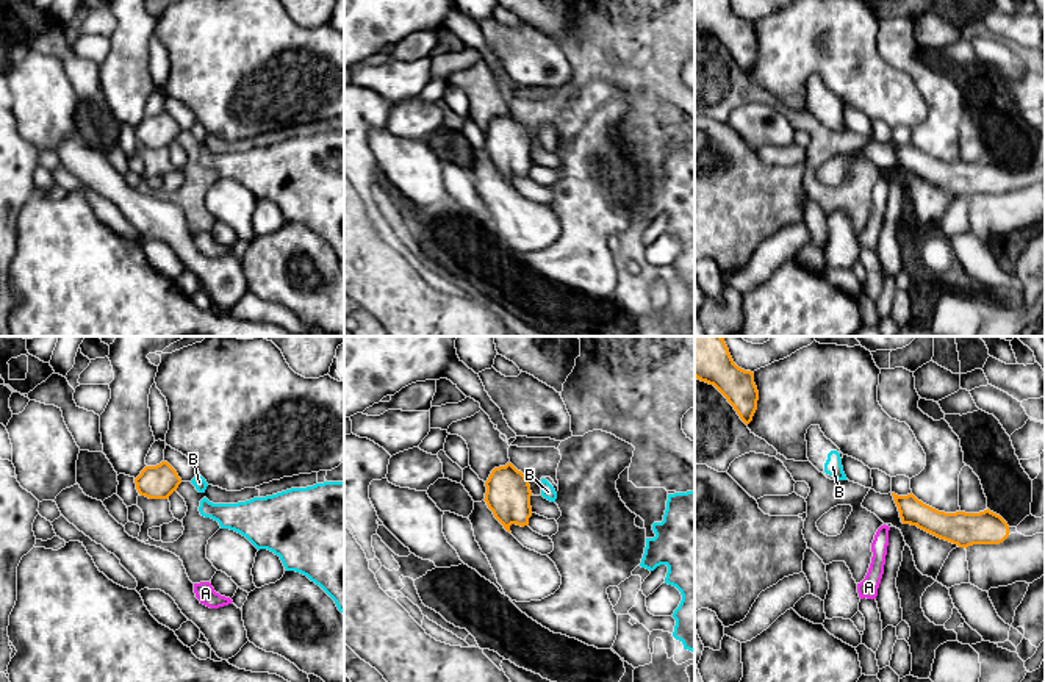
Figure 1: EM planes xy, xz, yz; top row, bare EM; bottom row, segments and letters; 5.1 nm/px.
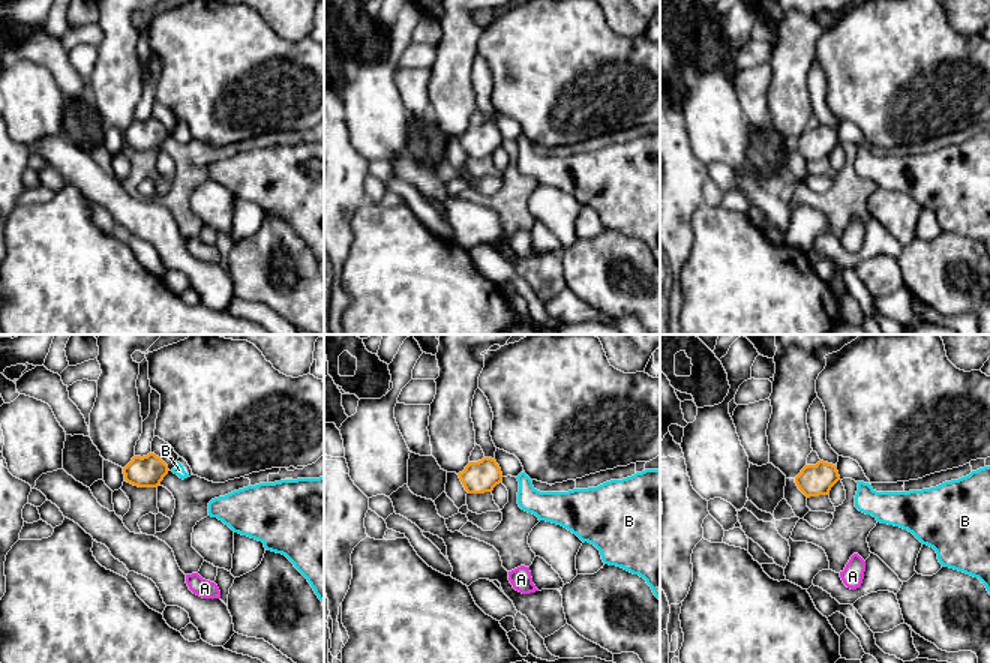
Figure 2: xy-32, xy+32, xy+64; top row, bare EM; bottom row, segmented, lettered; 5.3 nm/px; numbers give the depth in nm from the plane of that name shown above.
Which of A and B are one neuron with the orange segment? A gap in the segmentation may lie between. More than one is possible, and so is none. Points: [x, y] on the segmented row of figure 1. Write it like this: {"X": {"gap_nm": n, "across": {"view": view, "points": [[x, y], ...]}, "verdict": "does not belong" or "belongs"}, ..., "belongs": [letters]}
{"A": {"gap_nm": 70, "across": {"view": "yz", "points": [[901, 521], [889, 527]]}, "verdict": "does not belong"}, "B": {"gap_nm": 60, "across": {"view": "xy", "points": [[180, 480], [191, 480]]}, "verdict": "does not belong"}, "belongs": []}

